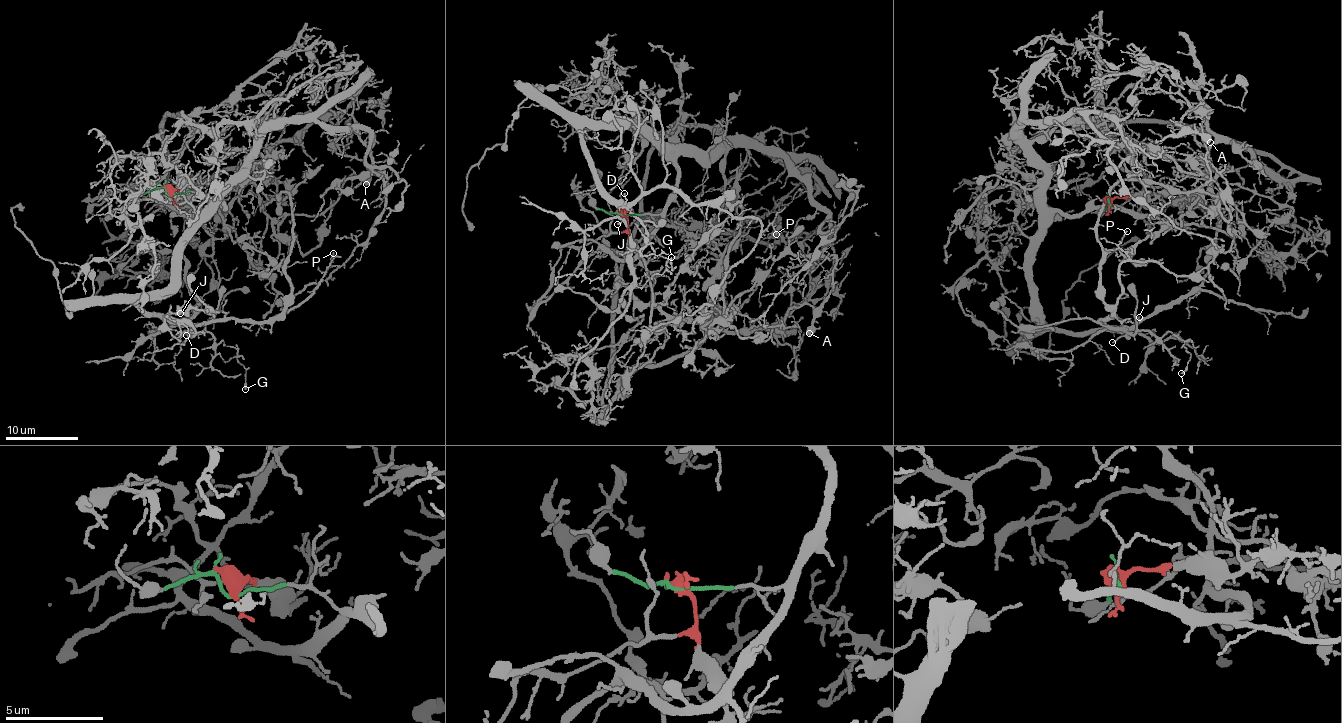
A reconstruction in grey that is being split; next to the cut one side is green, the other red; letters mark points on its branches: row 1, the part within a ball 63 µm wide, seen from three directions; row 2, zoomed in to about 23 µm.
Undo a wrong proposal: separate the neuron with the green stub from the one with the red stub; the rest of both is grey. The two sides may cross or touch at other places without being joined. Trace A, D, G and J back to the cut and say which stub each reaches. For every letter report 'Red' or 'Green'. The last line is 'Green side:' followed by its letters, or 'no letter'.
A: Red
D: Green
G: Green
J: Green
Green side: D, G, J

